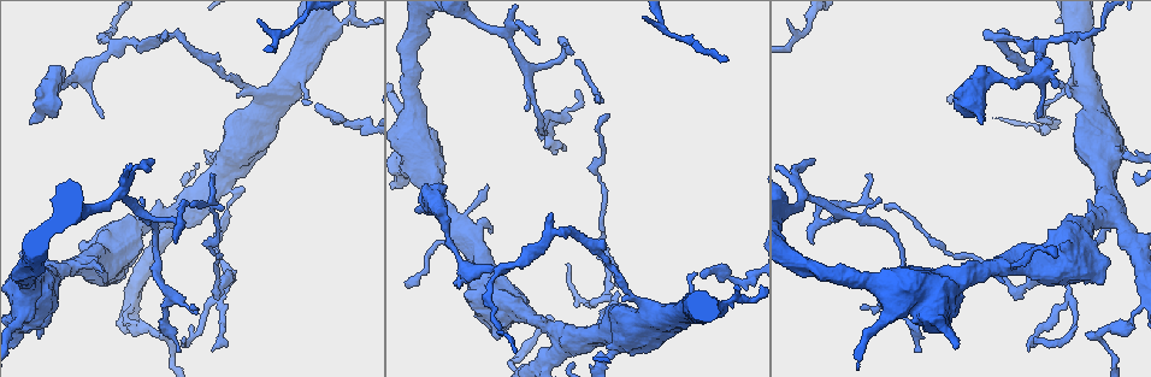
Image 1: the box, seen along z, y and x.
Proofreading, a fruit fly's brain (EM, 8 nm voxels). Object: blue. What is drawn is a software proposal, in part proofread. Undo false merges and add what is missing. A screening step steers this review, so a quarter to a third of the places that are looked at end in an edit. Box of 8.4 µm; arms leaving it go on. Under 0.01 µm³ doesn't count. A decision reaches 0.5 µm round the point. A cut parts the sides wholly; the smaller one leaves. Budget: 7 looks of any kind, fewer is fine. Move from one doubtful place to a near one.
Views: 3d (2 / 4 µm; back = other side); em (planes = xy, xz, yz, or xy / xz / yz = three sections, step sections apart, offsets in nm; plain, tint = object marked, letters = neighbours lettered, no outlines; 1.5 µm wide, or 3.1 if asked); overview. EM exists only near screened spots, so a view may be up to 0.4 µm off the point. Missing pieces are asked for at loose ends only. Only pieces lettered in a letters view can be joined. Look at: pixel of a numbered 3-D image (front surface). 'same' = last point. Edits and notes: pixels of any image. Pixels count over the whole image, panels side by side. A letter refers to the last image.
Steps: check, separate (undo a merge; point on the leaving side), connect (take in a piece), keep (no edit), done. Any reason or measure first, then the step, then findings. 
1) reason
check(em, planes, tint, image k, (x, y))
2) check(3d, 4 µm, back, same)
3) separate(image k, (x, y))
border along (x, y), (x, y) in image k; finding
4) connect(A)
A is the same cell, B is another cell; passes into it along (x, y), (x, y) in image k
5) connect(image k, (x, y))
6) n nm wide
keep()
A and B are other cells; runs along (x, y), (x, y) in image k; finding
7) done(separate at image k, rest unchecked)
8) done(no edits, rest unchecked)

thick end
check(em, planes, letters, image 1, (38, 336))

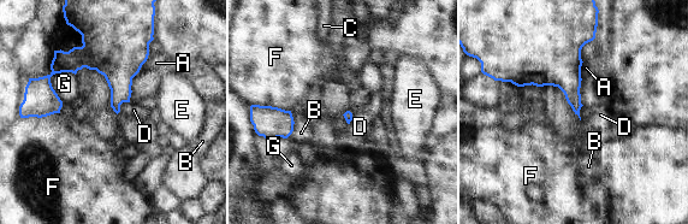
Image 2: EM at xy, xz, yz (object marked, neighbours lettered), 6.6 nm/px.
keep()
A, B, C, D, E, F and G are other cells; border along (129, 101), (124, 101), (119, 111) in image 2; none of them fits

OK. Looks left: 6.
check(3d, 2 µm, back, image 1, (538, 44))

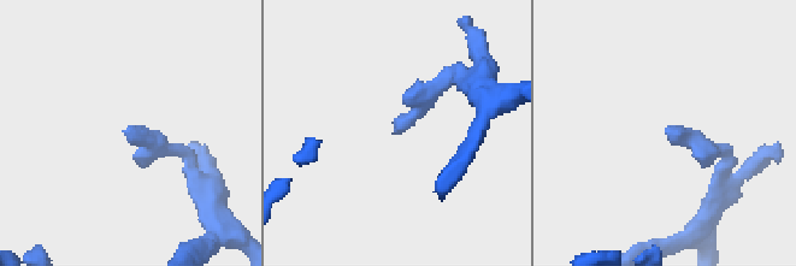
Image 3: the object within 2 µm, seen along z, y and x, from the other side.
shape alone is not enough
check(em, planes, letters, image 3, (398, 133))

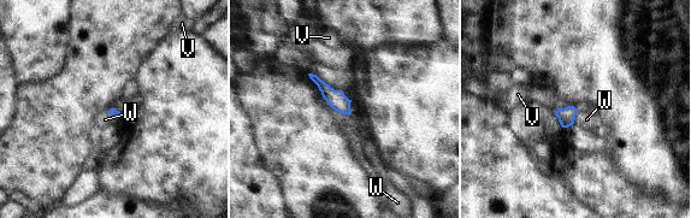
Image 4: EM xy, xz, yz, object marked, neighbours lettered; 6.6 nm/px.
keep()
V and W are other cells; border along (332, 107), (350, 115) in image 4; none of them fits

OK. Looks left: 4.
free end
check(3d, 2 µm, image 1, (211, 351))

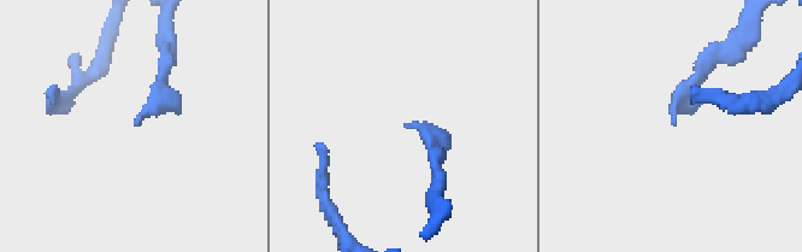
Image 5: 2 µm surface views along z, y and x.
now the EM
check(em, planes, letters, image 5, (134, 125))

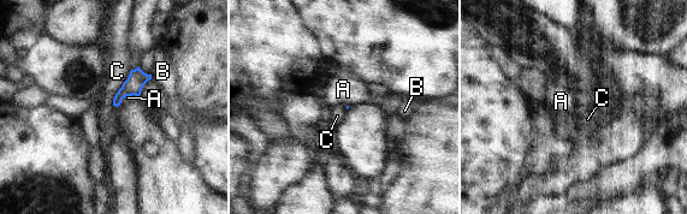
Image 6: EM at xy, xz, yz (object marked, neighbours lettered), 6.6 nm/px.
C touches over 220 nm
keep()
A, B and C are other cells; none of them fits

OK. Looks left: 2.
done(no edits, rest unchecked)

